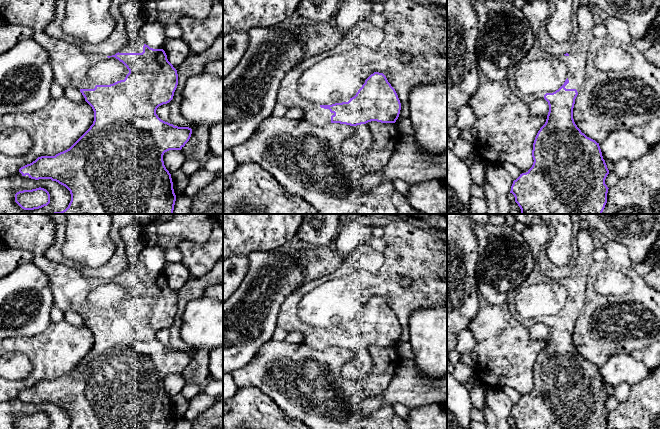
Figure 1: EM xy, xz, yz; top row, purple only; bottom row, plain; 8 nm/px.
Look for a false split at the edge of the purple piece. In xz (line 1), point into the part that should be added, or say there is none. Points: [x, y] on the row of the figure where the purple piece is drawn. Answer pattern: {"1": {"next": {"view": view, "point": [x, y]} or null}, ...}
{"1": {"next": {"view": "xz", "point": [335, 76]}}}

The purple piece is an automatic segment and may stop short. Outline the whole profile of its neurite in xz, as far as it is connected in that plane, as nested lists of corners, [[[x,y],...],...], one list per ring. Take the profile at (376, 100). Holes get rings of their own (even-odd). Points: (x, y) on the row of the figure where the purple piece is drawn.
[[[363,19],[351,30],[345,31],[341,42],[333,49],[301,61],[282,80],[278,91],[278,102],[288,110],[298,107],[303,110],[302,120],[315,126],[323,127],[331,123],[350,126],[366,124],[371,121],[395,123],[399,117],[401,103],[395,89],[383,73],[371,70],[373,57],[370,54],[384,40],[383,29]]]

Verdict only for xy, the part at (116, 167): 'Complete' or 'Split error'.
Split error

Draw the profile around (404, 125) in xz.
[[[398,117],[395,124],[401,135],[413,136],[413,137],[415,136],[415,131],[412,127],[410,118]]]

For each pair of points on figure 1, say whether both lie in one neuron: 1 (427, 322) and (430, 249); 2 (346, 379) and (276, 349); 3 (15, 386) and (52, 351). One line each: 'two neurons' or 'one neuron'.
1: two neurons
2: one neuron
3: one neuron

